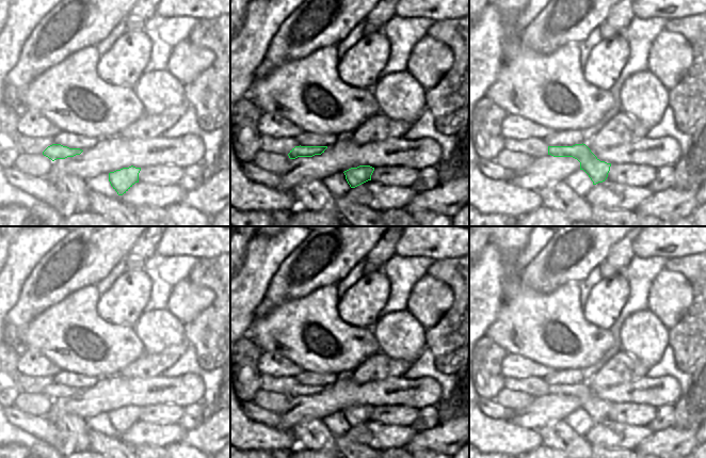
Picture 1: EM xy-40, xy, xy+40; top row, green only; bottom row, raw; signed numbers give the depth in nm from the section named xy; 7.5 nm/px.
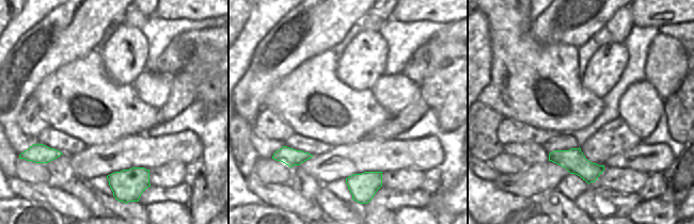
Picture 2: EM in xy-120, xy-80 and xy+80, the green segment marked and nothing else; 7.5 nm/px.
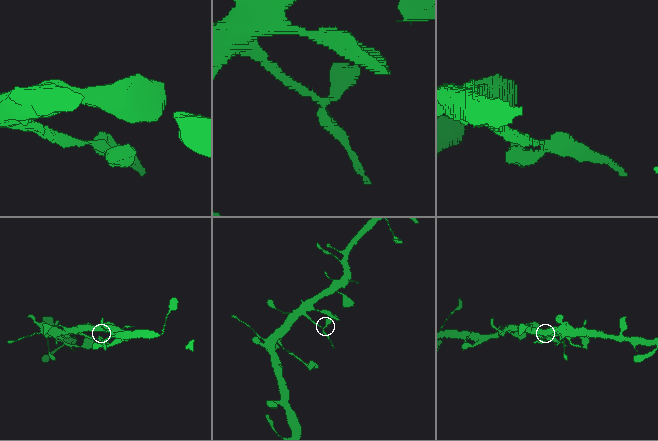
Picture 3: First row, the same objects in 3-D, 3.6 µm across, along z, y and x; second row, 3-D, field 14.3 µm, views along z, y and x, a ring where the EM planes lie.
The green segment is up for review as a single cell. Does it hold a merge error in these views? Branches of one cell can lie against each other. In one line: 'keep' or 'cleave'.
keep

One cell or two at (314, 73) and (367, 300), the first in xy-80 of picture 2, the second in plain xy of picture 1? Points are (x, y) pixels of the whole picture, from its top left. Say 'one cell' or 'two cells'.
two cells

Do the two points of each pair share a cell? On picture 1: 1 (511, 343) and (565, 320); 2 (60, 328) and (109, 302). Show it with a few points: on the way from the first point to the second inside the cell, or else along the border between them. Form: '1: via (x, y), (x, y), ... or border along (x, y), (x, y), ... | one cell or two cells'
1: via (525, 340), (538, 327), (542, 327), (551, 318) | one cell
2: border along (99, 296), (96, 311), (106, 320), (115, 325) | two cells

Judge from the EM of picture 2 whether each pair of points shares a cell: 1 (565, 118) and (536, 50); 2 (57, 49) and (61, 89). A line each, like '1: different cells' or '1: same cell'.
1: same cell
2: different cells

